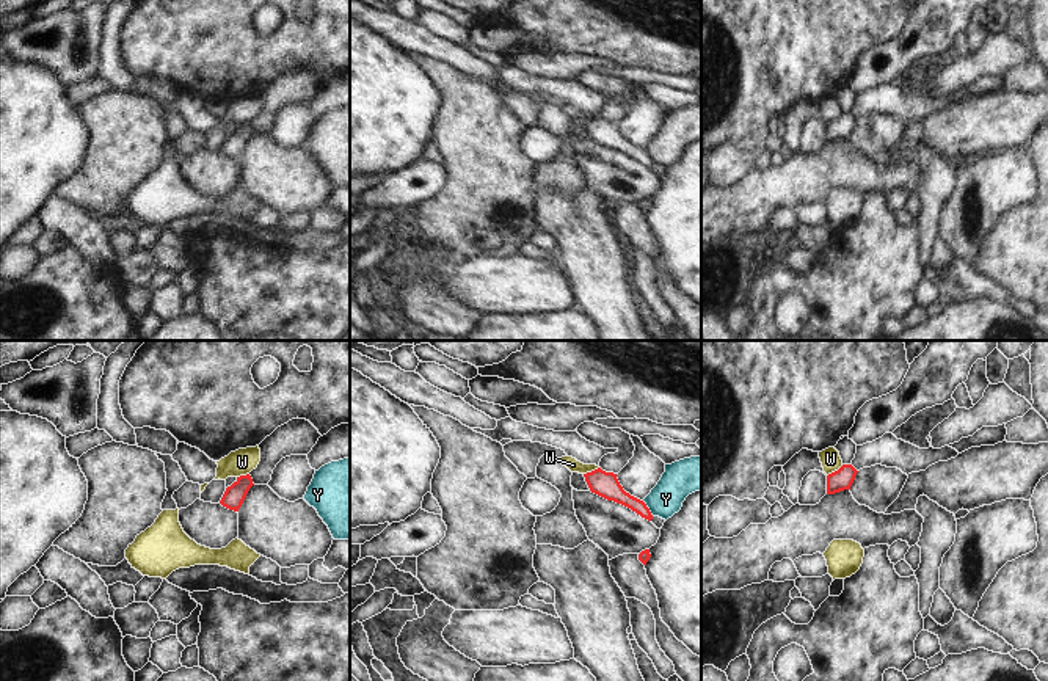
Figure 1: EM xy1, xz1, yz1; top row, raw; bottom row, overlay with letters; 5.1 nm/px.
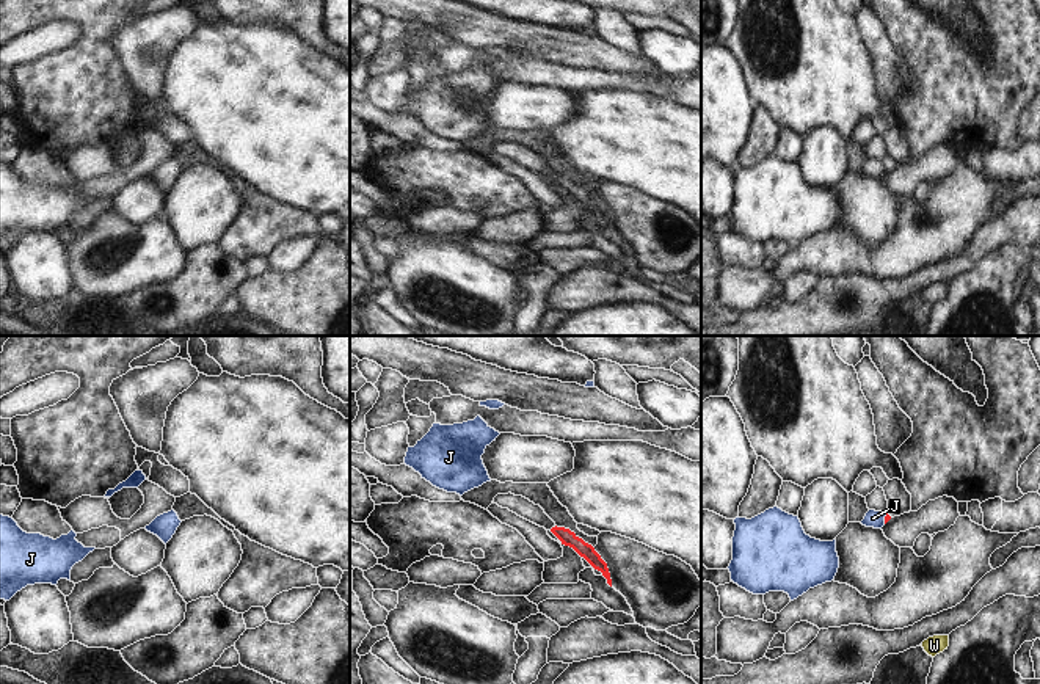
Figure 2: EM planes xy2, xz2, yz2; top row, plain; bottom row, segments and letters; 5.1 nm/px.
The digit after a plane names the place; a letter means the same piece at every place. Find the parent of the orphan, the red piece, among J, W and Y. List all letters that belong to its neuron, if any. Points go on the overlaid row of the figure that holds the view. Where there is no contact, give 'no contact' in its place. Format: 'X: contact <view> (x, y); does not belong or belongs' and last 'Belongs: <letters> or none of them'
J: contact yz2 (885, 518); belongs
W: contact yz1 (835, 471); does not belong
Y: contact xz1 (648, 509); does not belong
Belongs: J

